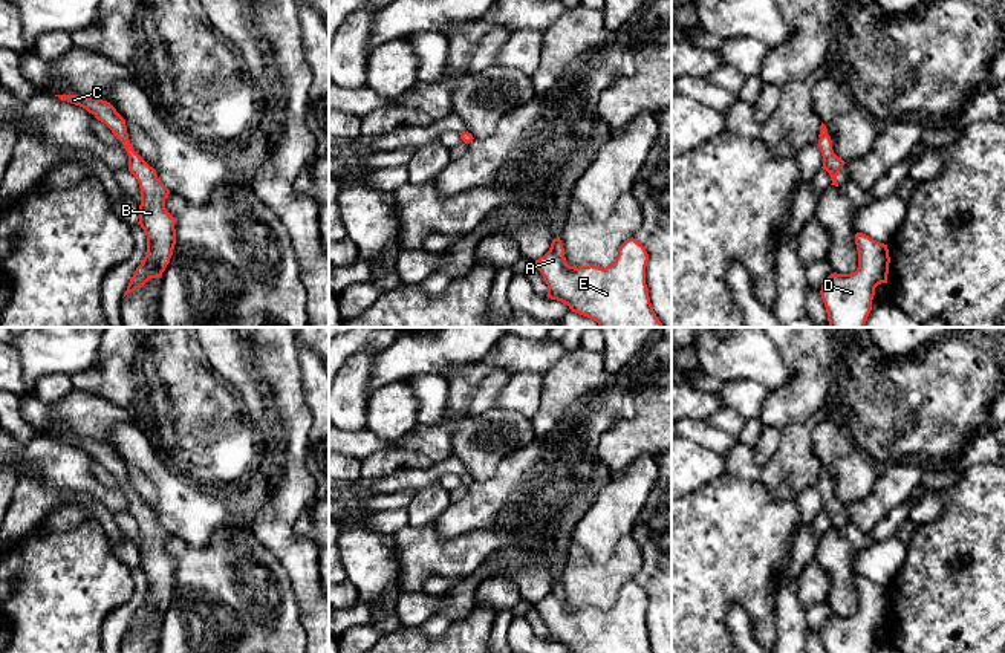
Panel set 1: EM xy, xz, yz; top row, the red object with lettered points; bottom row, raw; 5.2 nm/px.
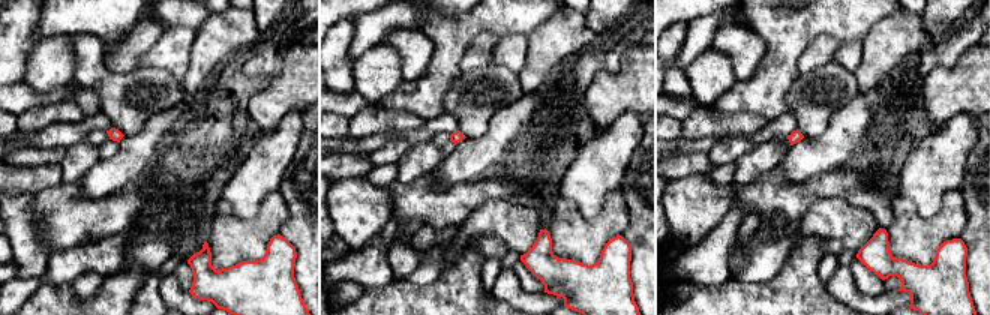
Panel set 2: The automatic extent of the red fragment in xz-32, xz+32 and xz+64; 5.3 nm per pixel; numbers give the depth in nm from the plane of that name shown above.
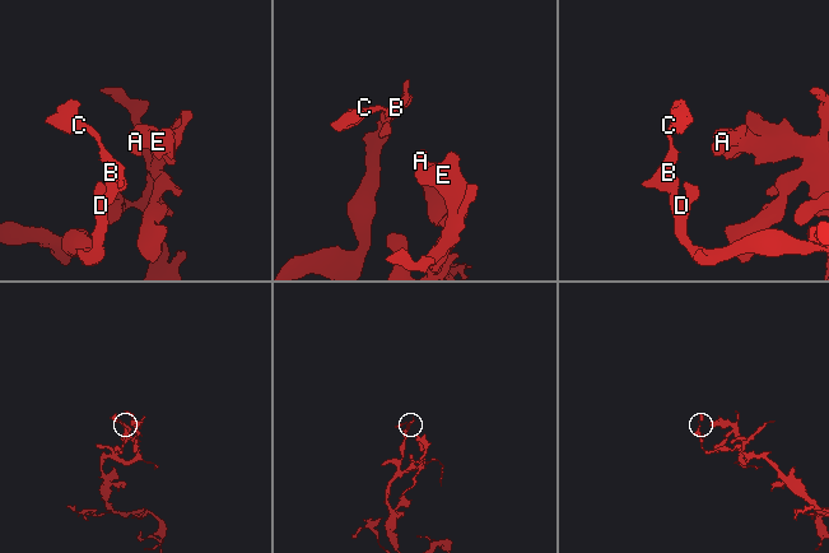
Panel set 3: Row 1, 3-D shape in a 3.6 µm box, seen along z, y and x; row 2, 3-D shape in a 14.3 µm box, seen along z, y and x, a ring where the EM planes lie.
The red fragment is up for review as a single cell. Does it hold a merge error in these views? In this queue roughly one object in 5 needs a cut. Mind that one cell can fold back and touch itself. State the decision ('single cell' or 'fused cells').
single cell

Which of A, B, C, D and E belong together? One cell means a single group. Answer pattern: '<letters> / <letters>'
A B C D E

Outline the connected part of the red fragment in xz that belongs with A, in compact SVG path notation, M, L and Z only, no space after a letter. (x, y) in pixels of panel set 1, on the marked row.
M560 237L534 262L548 284L548 298L598 323L598 327L664 327L646 284L646 248L627 239L610 266L569 266Z

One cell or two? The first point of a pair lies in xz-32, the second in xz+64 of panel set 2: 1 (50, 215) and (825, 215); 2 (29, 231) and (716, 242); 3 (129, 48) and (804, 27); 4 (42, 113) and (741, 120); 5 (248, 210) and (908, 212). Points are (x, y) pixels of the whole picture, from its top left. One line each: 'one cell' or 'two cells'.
1: two cells
2: two cells
3: two cells
4: one cell
5: two cells

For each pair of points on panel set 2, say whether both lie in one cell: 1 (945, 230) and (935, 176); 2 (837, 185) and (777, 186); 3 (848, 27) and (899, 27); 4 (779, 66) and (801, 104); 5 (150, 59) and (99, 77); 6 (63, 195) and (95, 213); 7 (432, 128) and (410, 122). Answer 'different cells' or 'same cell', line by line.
1: different cells
2: same cell
3: different cells
4: different cells
5: different cells
6: same cell
7: different cells

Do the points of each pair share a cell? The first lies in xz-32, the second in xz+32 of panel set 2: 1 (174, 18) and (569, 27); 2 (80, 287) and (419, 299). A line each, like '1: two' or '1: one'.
1: two
2: two

